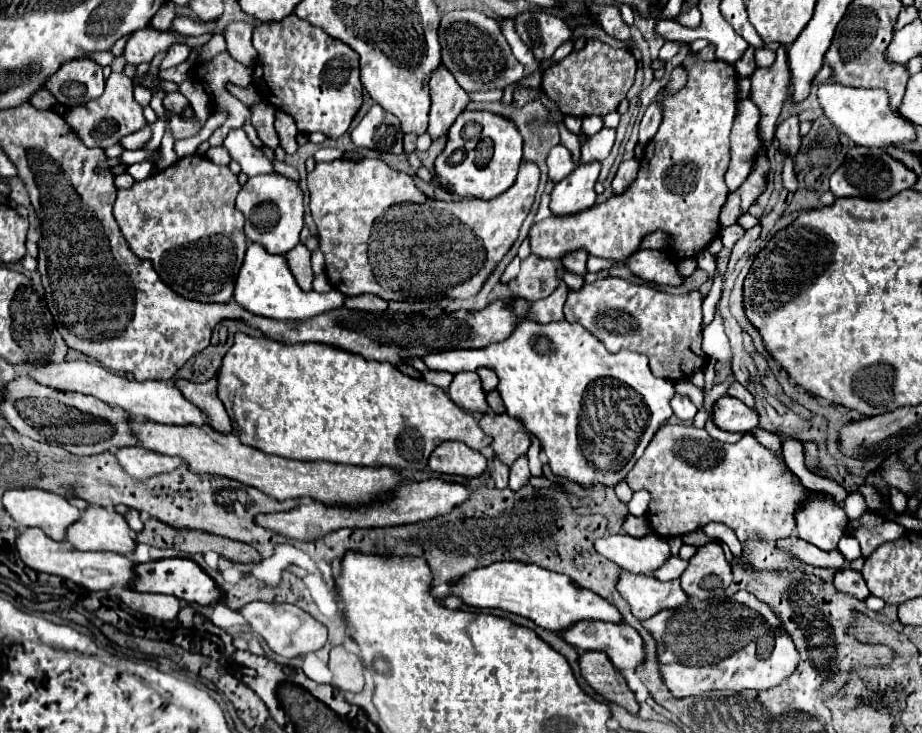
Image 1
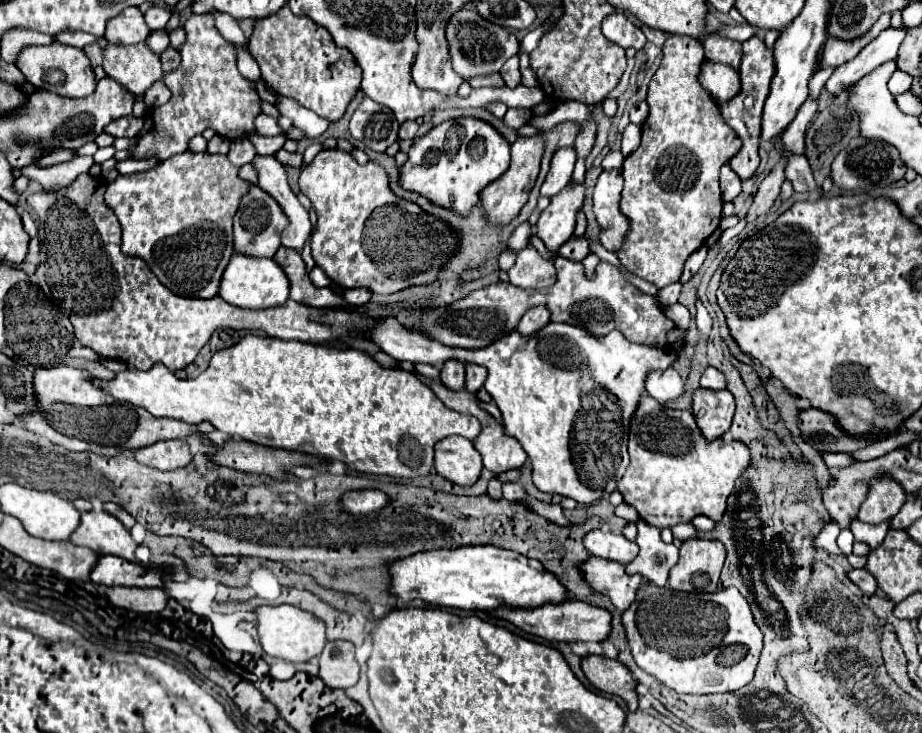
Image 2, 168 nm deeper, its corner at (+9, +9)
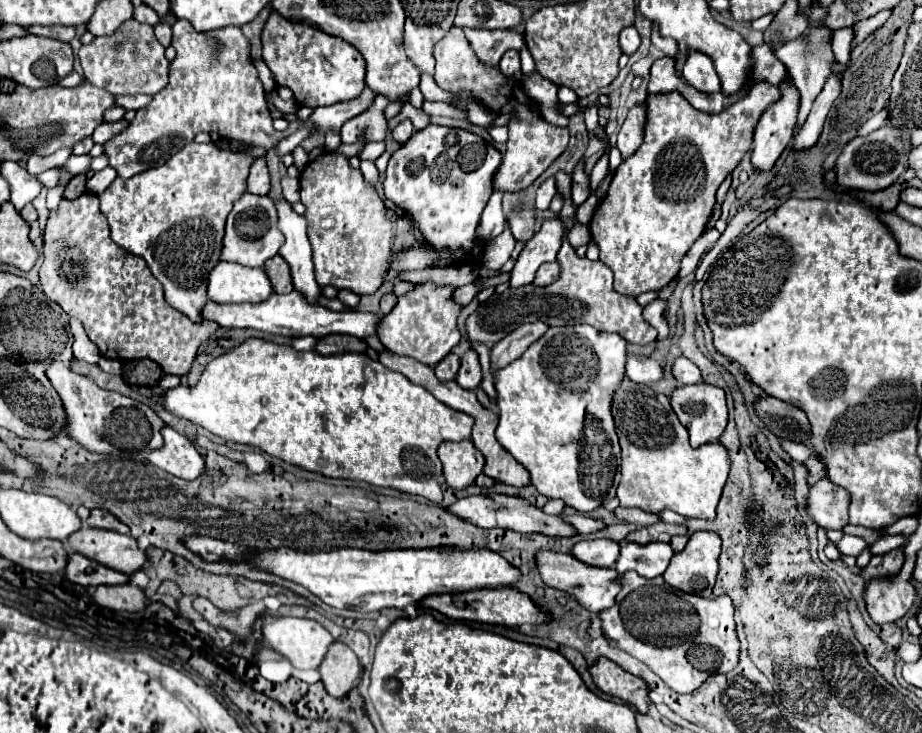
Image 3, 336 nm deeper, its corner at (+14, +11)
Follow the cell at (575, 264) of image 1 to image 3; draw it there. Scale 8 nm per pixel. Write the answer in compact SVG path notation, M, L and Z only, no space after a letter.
M580 160L572 172L572 198L574 204L580 206L592 194L590 190L590 176L584 172L584 160Z

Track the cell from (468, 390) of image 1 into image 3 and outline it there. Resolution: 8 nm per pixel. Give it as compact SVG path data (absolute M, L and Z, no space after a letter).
M452 352L434 366L434 372L436 372L438 380L454 380L458 374L458 368L460 368L460 358Z

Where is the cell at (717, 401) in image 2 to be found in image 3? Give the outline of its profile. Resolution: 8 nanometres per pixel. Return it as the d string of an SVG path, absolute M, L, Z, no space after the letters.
M706 382L700 384L692 384L692 386L680 386L672 392L670 396L672 400L672 408L678 416L678 420L682 422L682 426L690 432L690 444L694 448L708 444L708 442L716 442L720 438L720 434L726 428L728 422L728 410L726 410L726 398L724 398L724 390L710 386Z

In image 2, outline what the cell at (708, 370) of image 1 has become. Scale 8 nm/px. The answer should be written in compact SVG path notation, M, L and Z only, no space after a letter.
M698 298L696 301L696 325L701 335L708 335L711 332L712 318Z

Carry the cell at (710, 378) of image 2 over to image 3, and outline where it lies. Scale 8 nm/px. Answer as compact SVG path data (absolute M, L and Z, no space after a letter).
M684 356L676 358L676 362L672 364L672 374L674 374L678 386L682 386L682 384L698 384L702 380L698 366L694 366L694 362L690 362Z

